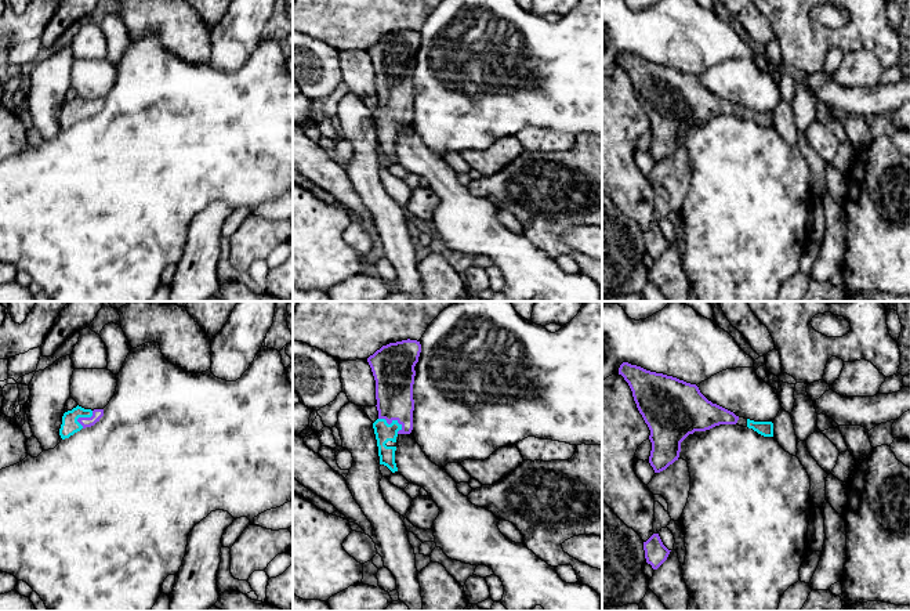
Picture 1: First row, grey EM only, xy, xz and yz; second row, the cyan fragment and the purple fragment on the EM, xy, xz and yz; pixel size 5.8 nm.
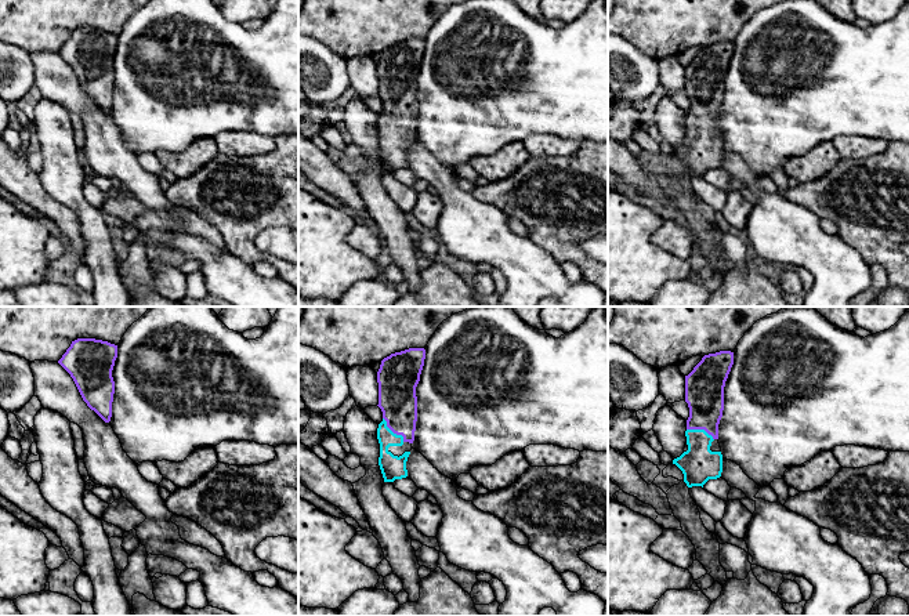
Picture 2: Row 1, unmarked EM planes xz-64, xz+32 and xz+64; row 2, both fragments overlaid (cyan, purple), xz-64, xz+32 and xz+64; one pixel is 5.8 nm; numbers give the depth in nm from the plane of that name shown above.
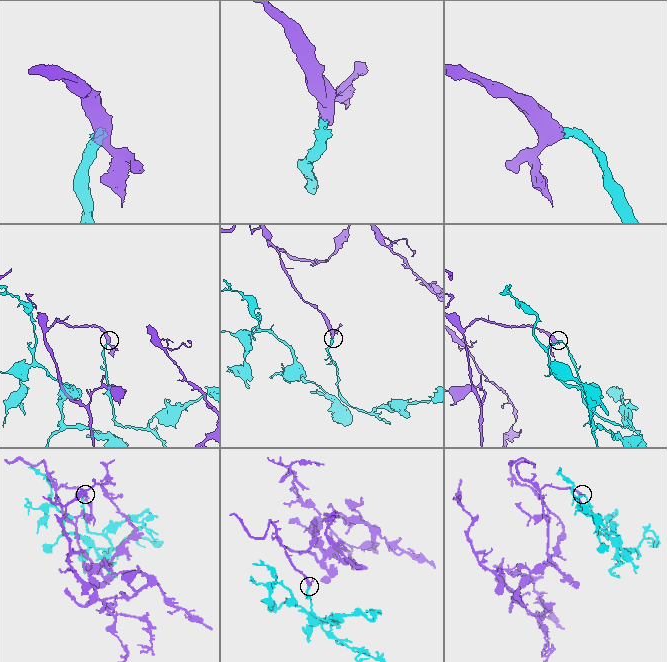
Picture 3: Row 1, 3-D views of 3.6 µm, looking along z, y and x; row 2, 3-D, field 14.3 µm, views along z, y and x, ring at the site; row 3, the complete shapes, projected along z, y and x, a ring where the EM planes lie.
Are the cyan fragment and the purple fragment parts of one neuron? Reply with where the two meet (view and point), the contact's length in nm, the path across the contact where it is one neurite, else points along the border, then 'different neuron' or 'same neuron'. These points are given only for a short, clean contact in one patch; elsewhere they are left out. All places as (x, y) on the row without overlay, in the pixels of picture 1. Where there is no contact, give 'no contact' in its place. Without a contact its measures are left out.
xz (391, 114) | 160 nm | across xz (384, 122), (391, 114), (394, 71) | same neuron

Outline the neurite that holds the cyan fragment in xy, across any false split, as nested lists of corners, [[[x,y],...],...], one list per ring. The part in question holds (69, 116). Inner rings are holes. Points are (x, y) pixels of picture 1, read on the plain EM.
[[[77,95],[72,101],[64,104],[59,126],[62,130],[69,129],[81,119],[94,116],[102,106],[104,100],[91,101]]]

